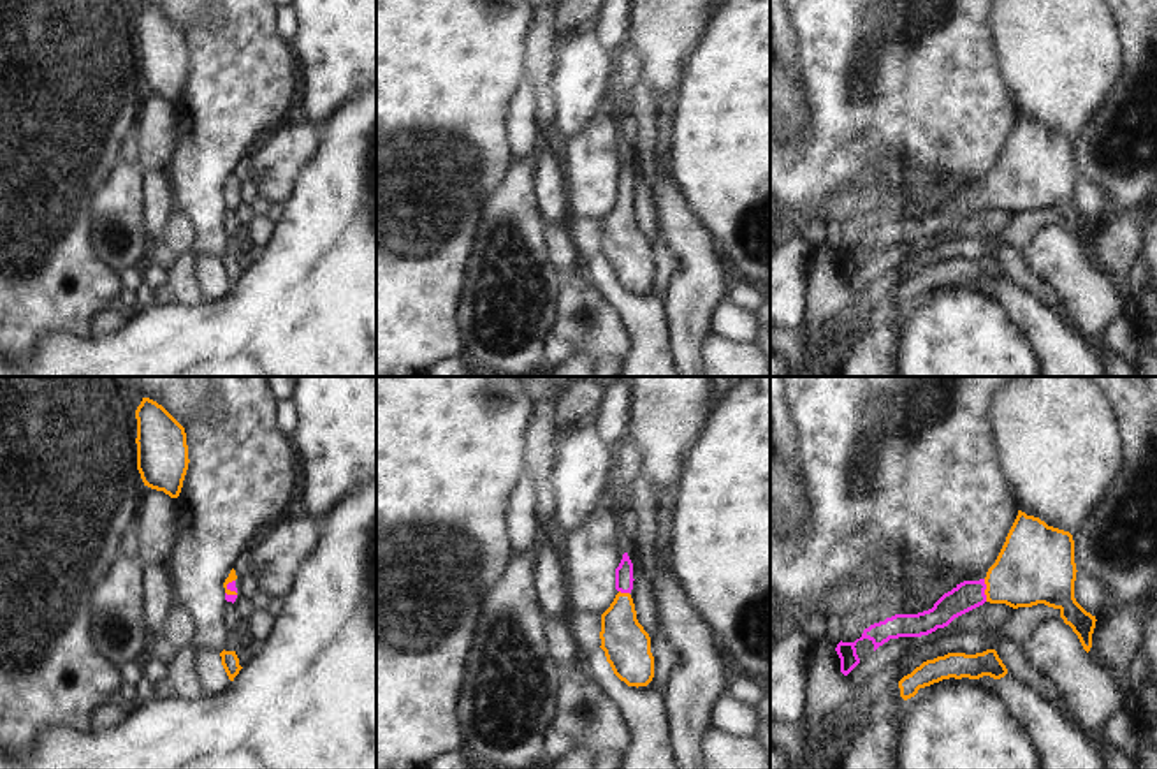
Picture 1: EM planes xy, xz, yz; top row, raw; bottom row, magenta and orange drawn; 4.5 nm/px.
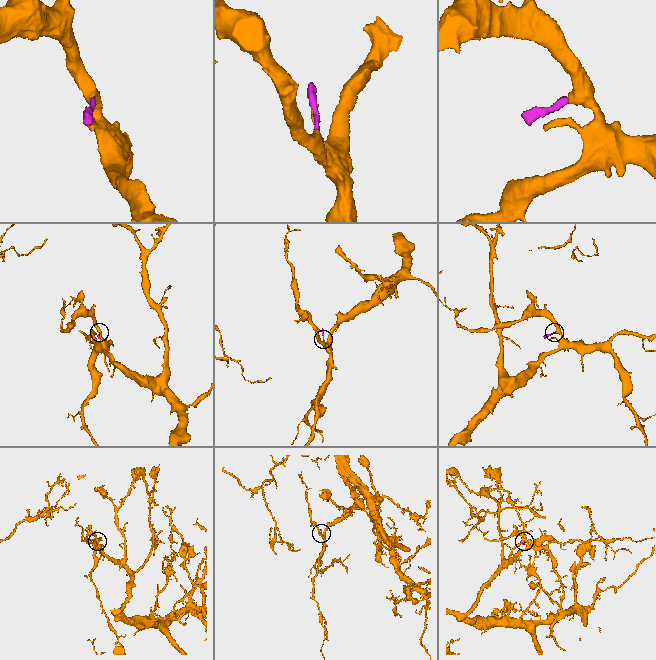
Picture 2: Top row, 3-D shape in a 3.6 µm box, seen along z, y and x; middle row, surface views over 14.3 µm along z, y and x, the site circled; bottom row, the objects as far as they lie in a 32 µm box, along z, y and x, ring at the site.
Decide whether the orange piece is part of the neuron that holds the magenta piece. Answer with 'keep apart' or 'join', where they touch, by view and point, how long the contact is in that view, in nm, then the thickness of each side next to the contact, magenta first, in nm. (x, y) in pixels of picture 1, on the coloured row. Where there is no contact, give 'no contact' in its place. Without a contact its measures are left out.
join; meets magenta in yz at (985, 588); contact 110 nm long; 140 nm thick on the magenta side, 340 nm on the other

